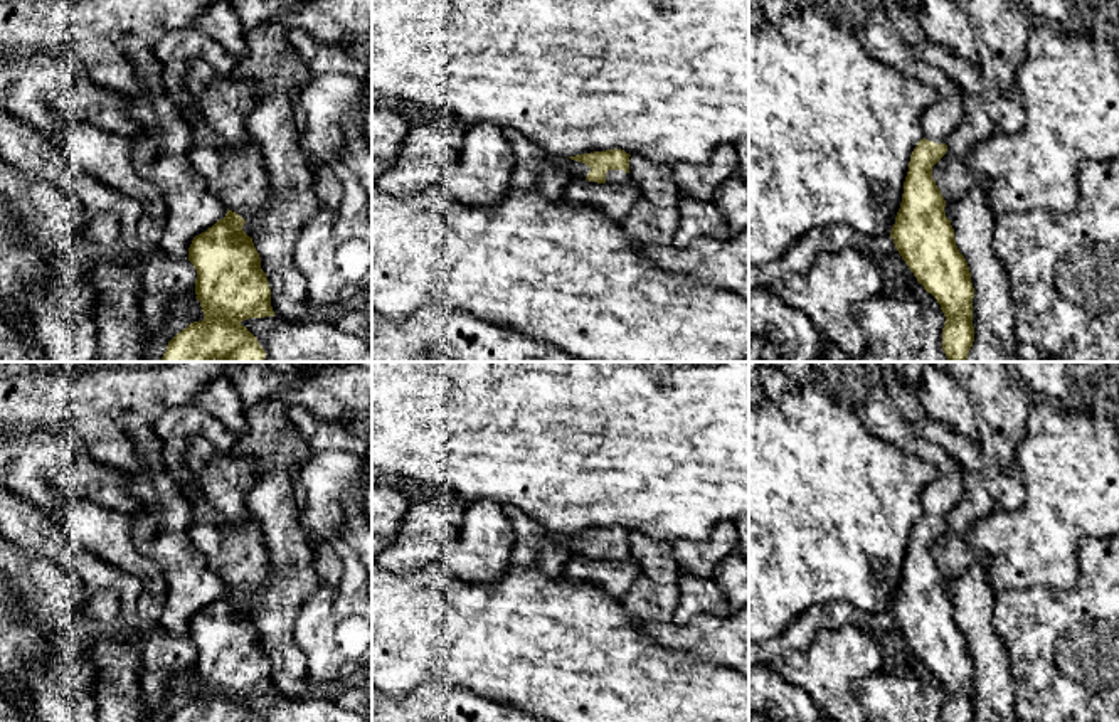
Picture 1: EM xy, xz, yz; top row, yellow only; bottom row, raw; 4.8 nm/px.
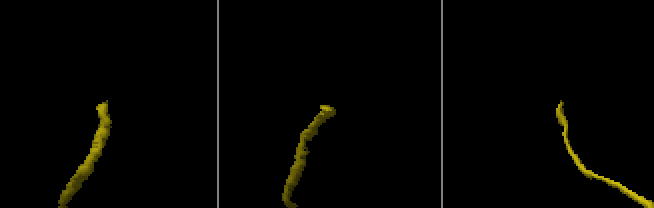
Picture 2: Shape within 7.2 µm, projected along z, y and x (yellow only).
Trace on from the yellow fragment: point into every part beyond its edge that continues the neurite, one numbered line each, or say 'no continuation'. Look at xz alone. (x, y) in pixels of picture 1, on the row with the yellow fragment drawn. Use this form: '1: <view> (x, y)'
1: xz (574, 169)

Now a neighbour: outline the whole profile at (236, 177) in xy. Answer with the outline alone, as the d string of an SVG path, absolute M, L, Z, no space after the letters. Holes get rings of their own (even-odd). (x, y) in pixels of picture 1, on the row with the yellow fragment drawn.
M194 25L168 30L155 45L153 54L163 66L163 86L192 125L192 151L187 160L202 175L212 195L246 224L242 231L252 237L259 214L268 207L268 175L263 155L249 136L237 148L214 133L195 109L195 99L185 88L192 61L200 59L220 76L229 76L237 59L219 42L200 34Z

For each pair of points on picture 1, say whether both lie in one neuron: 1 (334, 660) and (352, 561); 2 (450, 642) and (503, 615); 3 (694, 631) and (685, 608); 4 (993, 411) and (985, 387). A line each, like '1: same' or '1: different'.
1: same
2: same
3: different
4: same

